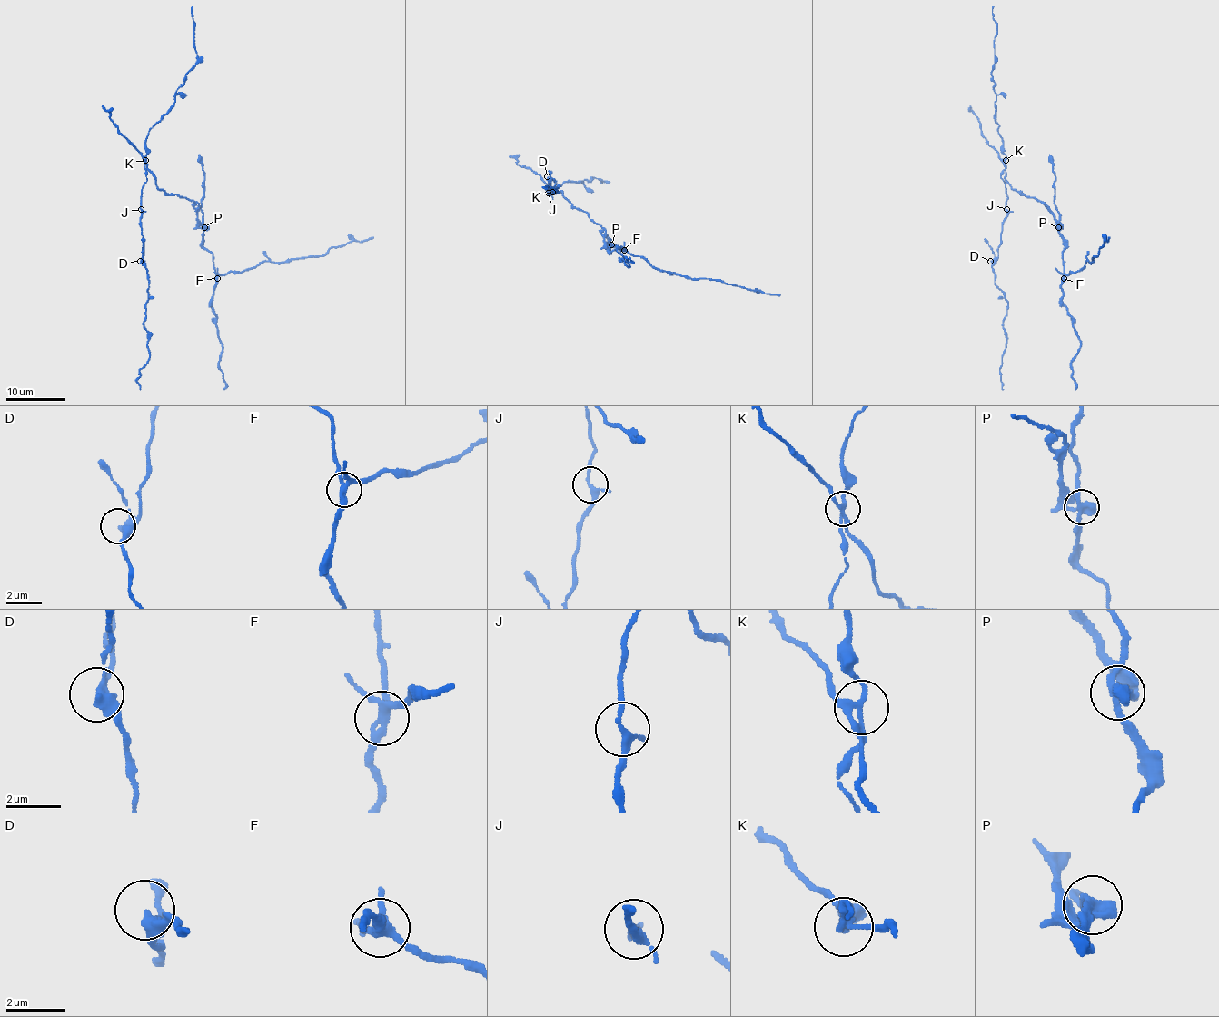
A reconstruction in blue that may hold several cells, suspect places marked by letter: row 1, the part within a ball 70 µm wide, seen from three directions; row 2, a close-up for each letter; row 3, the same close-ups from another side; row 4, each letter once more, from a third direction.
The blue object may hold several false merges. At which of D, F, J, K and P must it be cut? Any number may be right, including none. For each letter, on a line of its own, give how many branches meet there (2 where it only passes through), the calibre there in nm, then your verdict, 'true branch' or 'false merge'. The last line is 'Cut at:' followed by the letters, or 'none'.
D: branches 3; calibre 300 nm; true branch
F: branches 4; calibre 280 nm; false merge
J: branches 3; calibre 200 nm; true branch
K: branches 3; calibre 200 nm; false merge
P: branches 3; calibre 340 nm; false merge
Cut at: F, K, P

